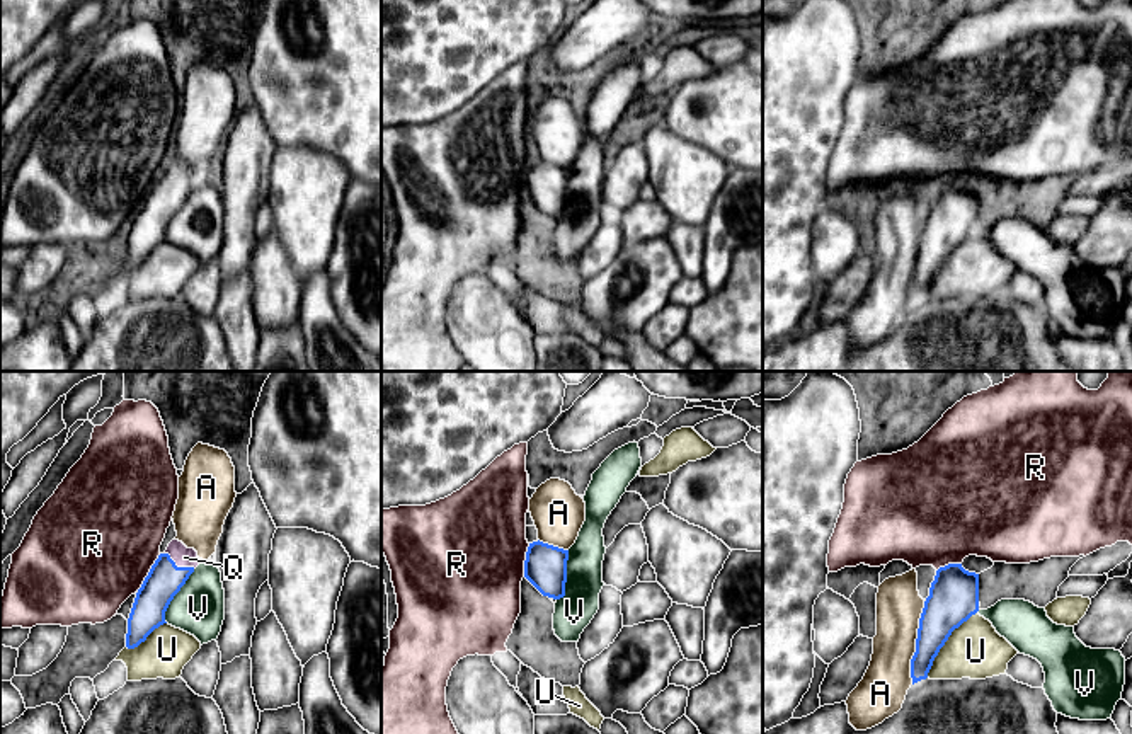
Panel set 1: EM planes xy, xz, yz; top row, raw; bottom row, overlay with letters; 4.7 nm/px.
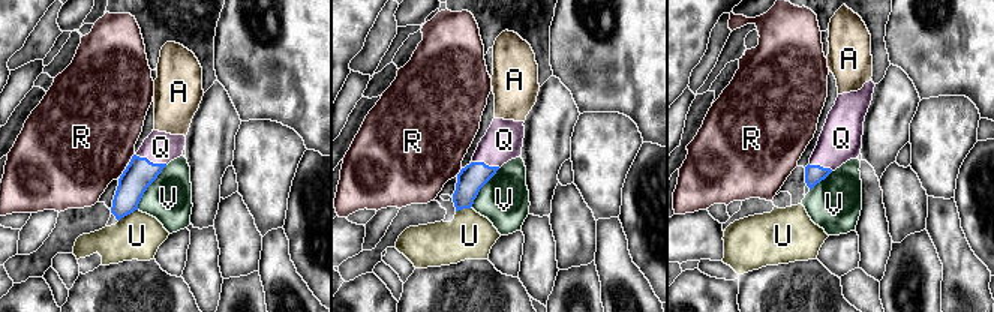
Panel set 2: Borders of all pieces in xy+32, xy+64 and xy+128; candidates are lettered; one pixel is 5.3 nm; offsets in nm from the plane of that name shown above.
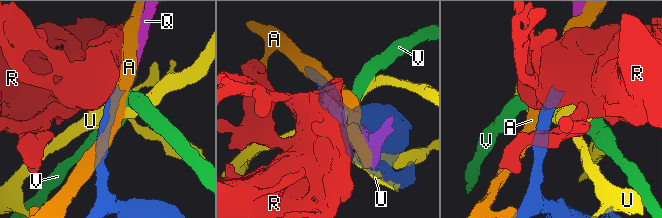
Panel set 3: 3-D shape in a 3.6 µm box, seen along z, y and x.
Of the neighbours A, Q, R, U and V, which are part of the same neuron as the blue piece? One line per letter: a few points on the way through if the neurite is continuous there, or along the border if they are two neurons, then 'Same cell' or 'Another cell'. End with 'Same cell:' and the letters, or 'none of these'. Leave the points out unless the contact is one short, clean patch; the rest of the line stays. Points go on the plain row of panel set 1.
A: Another cell
Q: Path across: xy (164, 200), (179, 186), (184, 176). Same cell
R: Boundary: xy (160, 172), (137, 212). Another cell
U: Boundary: yz (976, 230), (952, 251), (926, 295). Another cell
V: Boundary: xy (194, 188), (171, 220), (165, 240). Another cell
Same cell: Q

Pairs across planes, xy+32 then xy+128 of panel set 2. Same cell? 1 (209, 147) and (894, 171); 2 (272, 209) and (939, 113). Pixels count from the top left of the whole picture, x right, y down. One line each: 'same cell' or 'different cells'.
1: different cells
2: same cell

